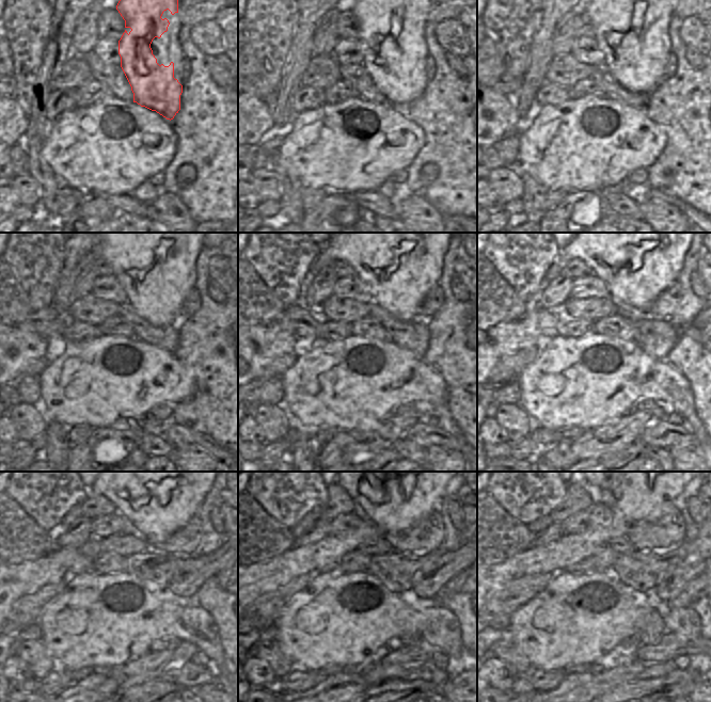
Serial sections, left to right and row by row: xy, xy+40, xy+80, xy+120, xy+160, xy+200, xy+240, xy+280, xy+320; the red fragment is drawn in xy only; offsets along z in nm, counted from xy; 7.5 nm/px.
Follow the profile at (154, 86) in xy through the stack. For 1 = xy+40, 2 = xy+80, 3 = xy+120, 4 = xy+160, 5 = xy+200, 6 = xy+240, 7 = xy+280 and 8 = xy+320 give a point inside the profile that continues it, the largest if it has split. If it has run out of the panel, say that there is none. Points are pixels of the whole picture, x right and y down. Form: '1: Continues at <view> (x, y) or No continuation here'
1: Continues at xy+40 (385, 15)
2: Continues at xy+80 (631, 15)
3: Continues at xy+120 (125, 254)
4: Continues at xy+160 (361, 254)
5: Continues at xy+200 (599, 254)
6: Continues at xy+240 (123, 493)
7: Continues at xy+280 (364, 493)
8: Continues at xy+320 (610, 493)

